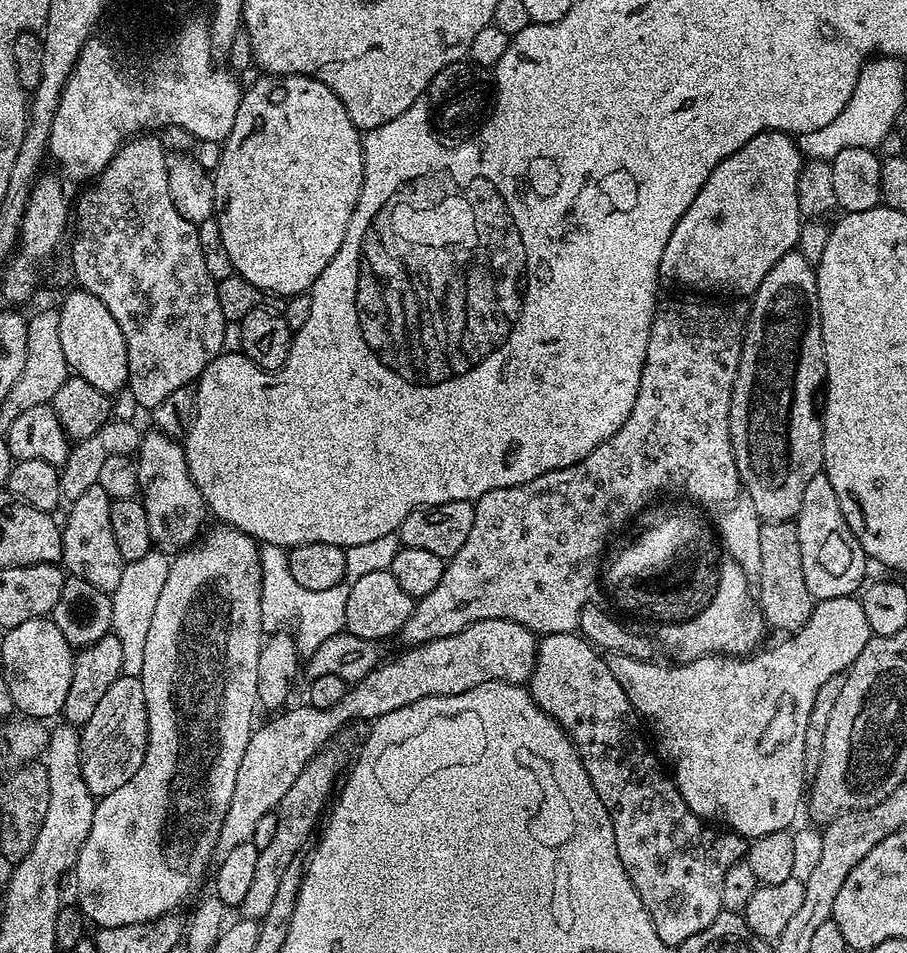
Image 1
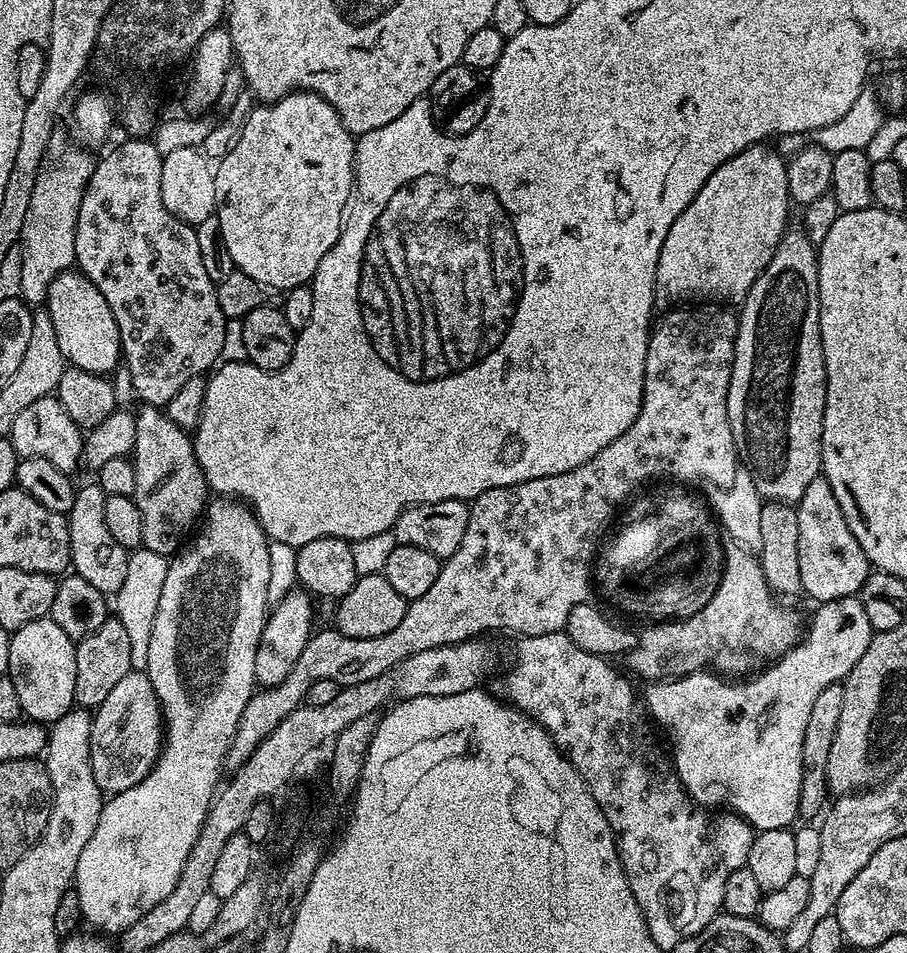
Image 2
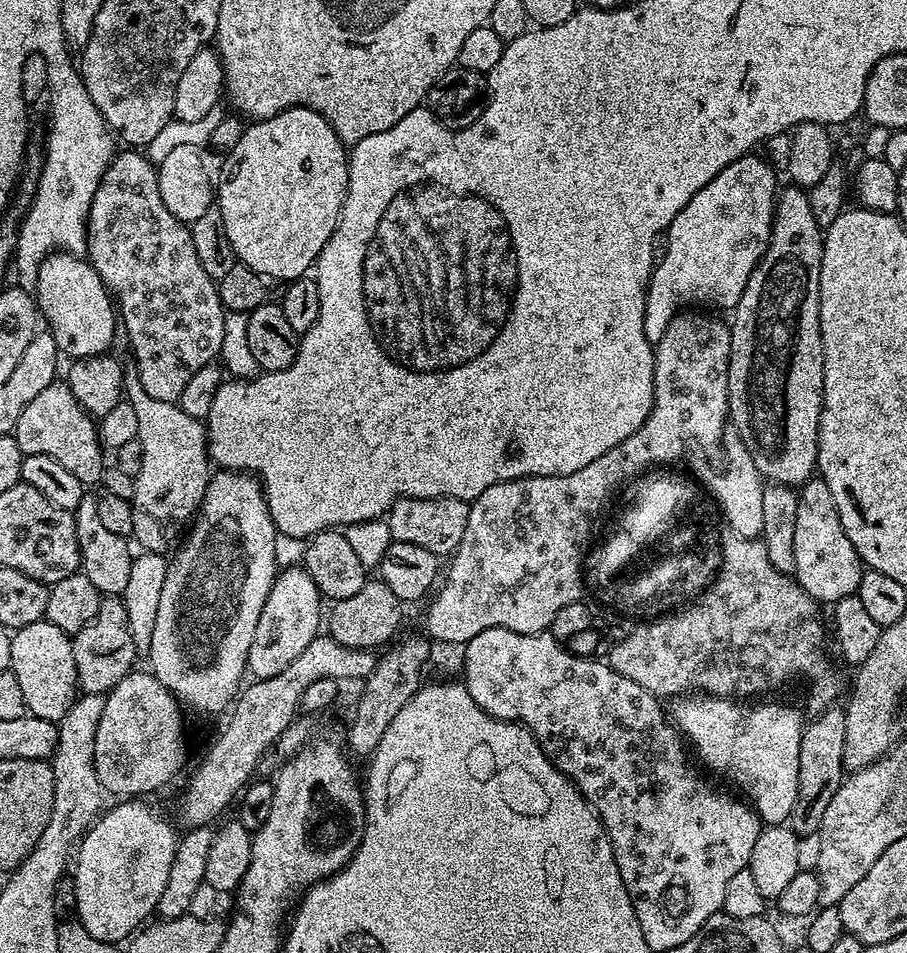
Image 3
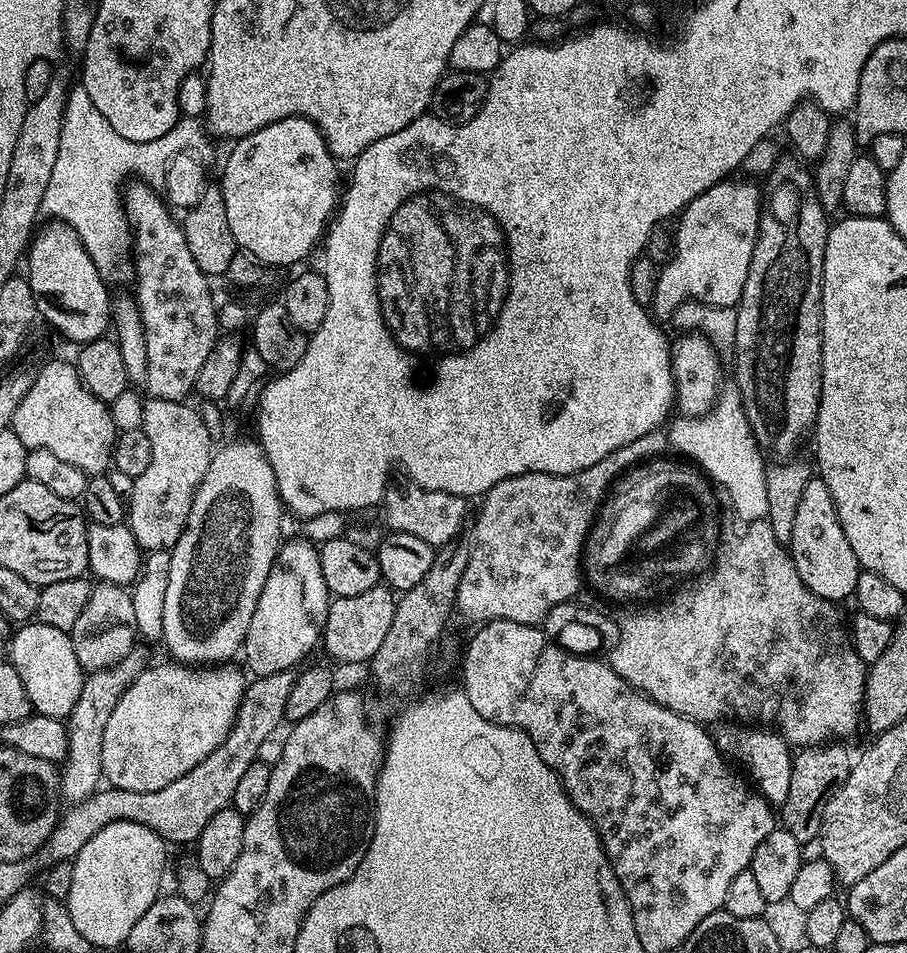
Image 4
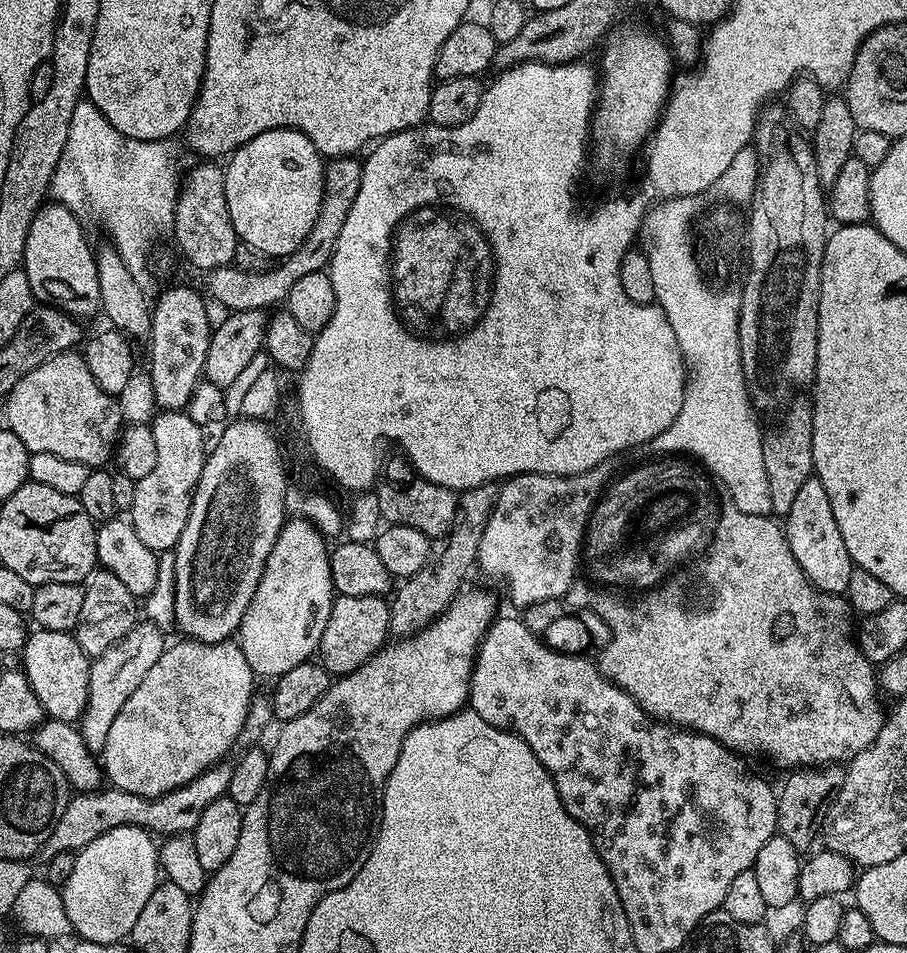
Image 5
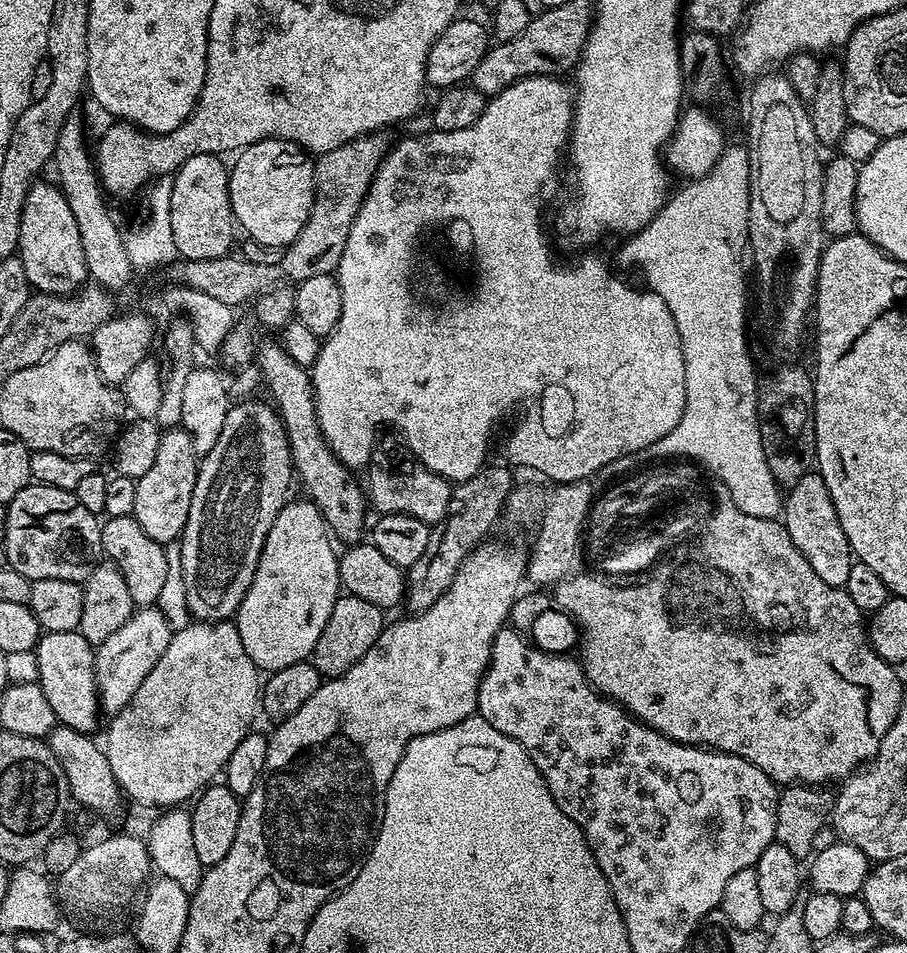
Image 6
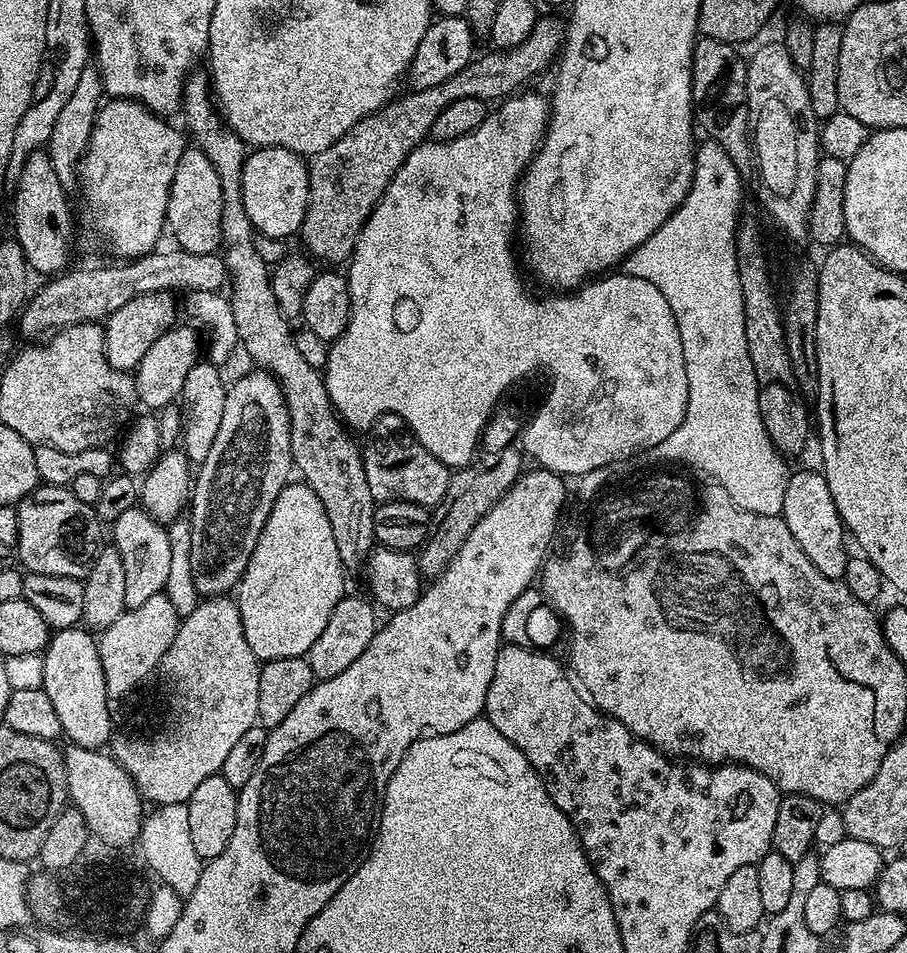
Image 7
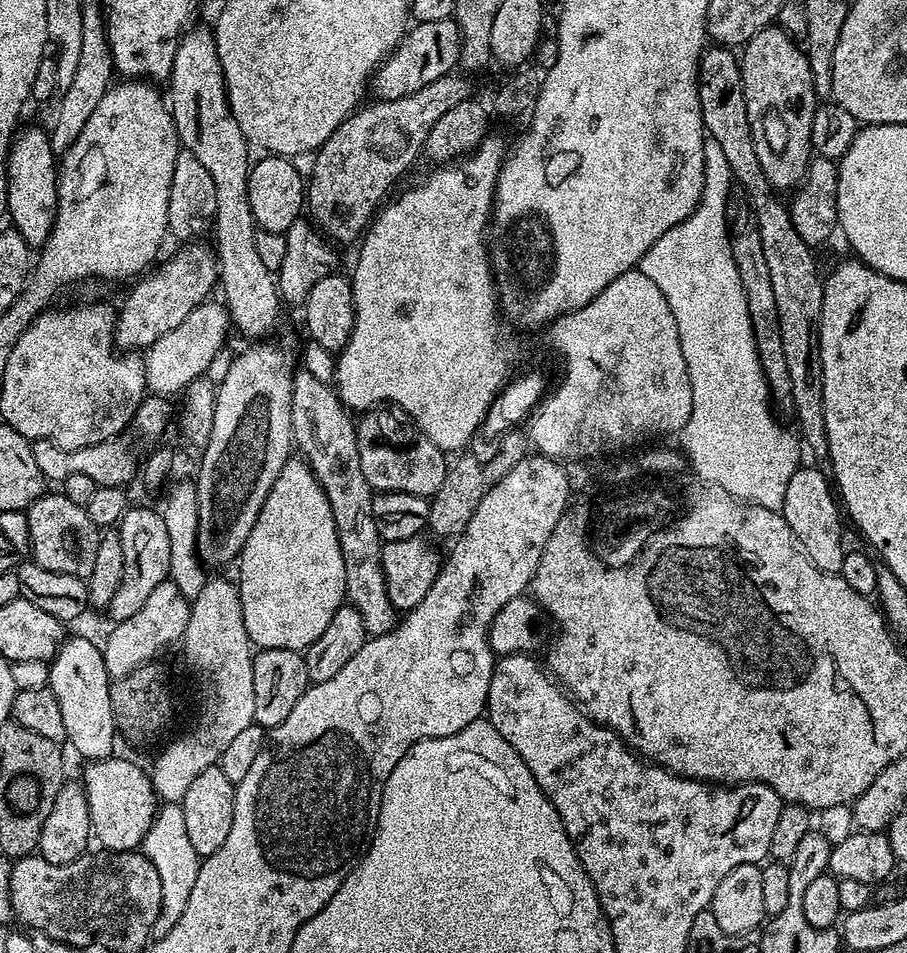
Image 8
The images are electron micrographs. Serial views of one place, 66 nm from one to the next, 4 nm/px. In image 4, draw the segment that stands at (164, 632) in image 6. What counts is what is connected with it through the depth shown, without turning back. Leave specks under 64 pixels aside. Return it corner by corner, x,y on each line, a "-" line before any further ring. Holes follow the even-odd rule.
134,650
122,662
113,668
93,673
85,679
82,694
74,702
74,710
66,718
68,730
68,757
64,759
60,772
60,794
69,805
79,806
92,797
92,793
101,787
102,770
102,734
106,734
106,721
109,720
118,698
134,682
139,672
144,671
146,661
140,650

